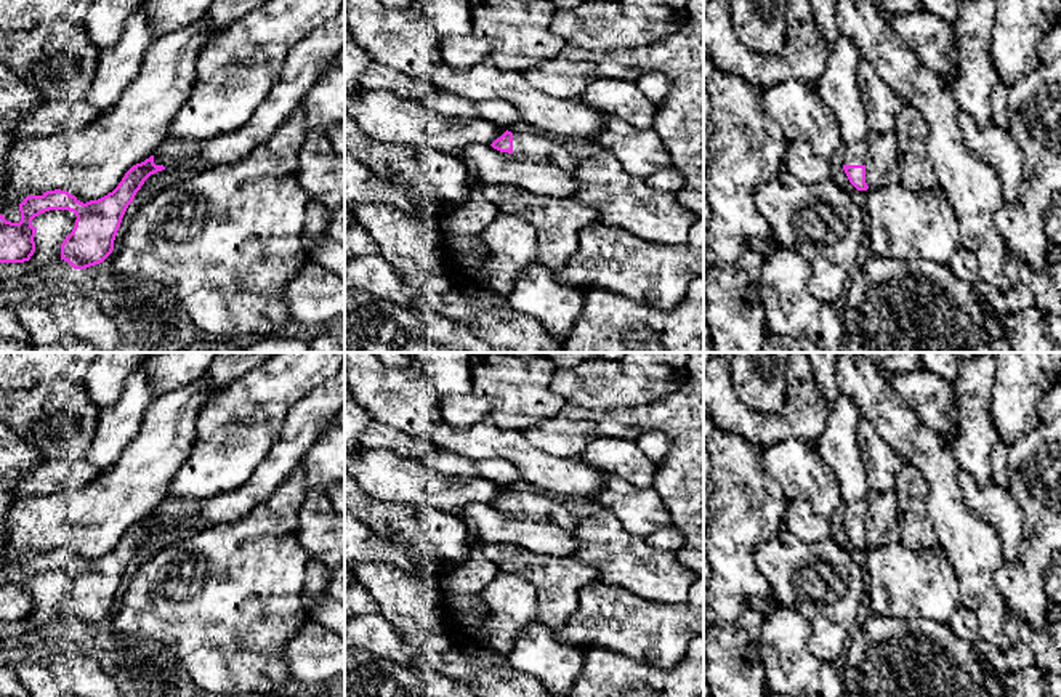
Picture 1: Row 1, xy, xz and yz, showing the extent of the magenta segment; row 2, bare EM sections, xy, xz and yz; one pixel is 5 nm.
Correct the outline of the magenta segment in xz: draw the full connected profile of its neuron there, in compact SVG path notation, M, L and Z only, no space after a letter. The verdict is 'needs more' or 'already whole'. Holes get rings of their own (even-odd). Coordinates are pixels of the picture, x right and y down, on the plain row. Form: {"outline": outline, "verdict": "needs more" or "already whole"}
{"outline": "M506 489L490 505L500 511L550 521L564 529L575 529L582 521L571 513L567 503L542 494L511 492Z", "verdict": "needs more"}

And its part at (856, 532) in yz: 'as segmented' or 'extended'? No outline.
extended

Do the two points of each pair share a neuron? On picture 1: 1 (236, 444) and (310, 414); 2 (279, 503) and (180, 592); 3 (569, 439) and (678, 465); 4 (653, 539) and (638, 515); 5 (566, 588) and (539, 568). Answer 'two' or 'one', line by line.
1: two
2: one
3: one
4: two
5: one

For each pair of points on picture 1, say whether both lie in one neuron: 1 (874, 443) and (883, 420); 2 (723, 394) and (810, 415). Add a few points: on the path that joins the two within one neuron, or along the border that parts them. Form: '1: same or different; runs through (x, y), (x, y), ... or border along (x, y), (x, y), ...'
1: different; border along (863, 414), (877, 435), (904, 460)
2: same; runs through (742, 417), (749, 423), (787, 423)

